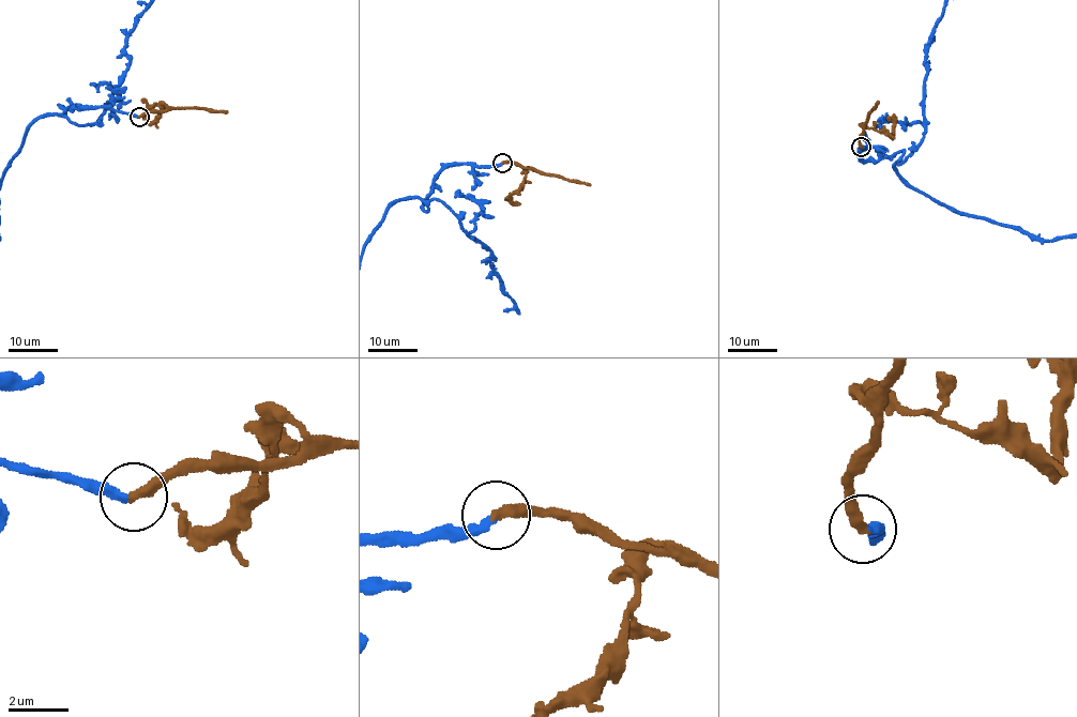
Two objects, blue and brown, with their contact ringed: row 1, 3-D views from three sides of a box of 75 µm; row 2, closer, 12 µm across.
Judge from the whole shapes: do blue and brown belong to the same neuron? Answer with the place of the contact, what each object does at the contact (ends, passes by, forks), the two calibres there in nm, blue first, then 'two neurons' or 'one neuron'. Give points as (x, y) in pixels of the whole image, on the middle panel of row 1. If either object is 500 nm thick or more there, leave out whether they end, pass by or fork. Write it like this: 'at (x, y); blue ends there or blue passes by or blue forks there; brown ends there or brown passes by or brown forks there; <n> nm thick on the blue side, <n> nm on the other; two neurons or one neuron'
at (502, 163); blue ends there; brown ends there; 280 nm thick on the blue side, 360 nm on the other; one neuron

